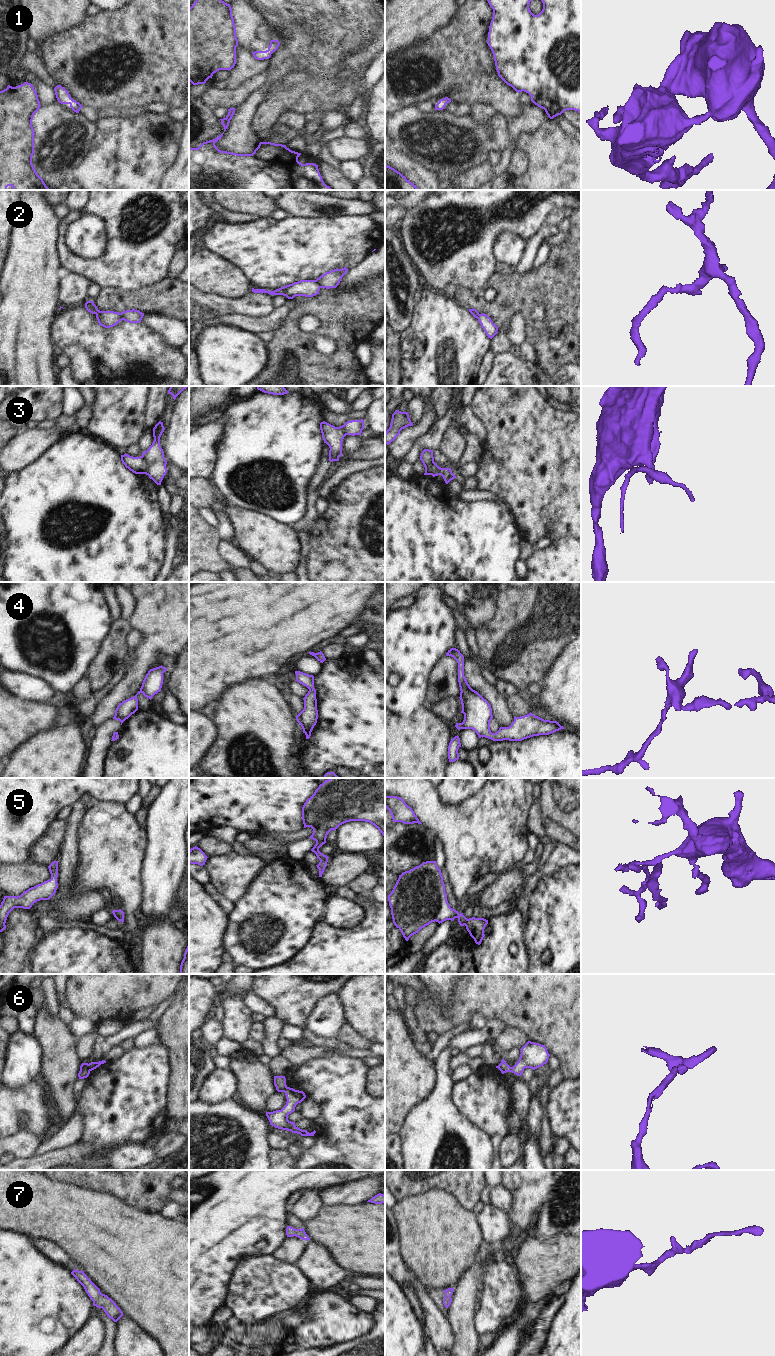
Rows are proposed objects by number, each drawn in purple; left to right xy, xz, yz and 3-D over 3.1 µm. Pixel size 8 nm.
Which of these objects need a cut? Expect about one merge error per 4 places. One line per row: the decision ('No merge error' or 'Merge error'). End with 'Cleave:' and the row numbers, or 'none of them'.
1: No merge error
2: Merge error
3: Merge error
4: No merge error
5: No merge error
6: Merge error
7: No merge error
Cleave: 2, 3, 6.

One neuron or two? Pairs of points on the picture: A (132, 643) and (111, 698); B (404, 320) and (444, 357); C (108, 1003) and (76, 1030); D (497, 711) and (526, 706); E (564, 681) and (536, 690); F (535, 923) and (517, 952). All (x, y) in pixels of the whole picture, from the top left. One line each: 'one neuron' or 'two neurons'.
A: two neurons
B: two neurons
C: two neurons
D: two neurons
E: two neurons
F: two neurons

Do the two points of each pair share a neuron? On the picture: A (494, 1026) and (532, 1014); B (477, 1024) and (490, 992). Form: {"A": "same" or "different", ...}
{"A": "different", "B": "different"}

